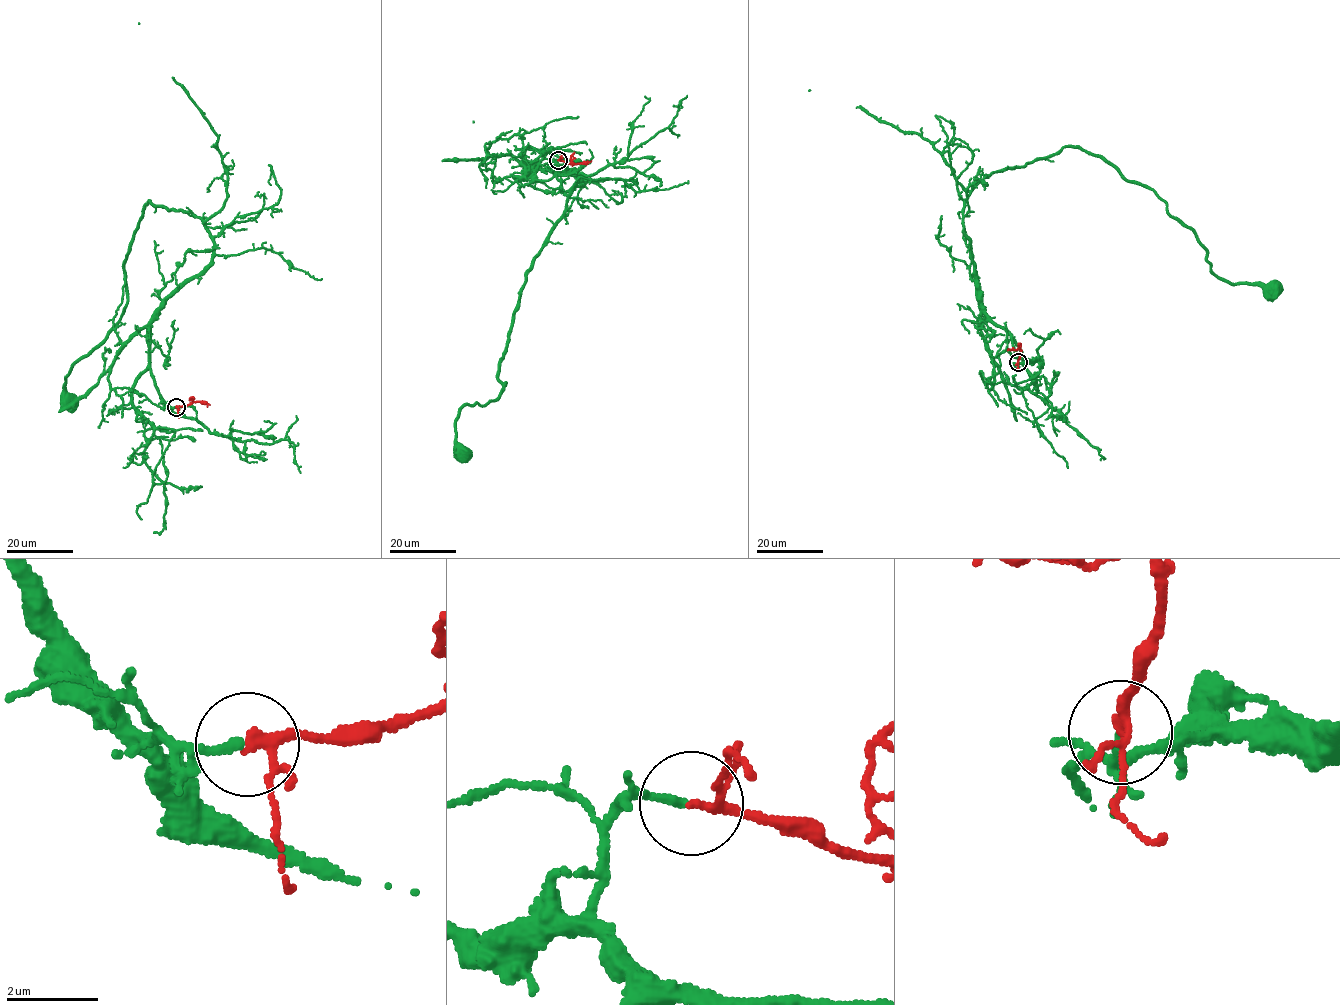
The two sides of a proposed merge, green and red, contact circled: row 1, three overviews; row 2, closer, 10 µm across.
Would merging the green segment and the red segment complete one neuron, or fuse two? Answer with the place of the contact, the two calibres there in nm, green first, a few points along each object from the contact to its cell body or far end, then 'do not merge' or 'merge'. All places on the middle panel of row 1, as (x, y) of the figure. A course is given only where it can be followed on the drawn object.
(558, 160) | 190/130 nm | green via (557, 160), (523, 163), (575, 170), (576, 184), (526, 273), (504, 391), (461, 408), (460, 450) | red via (558, 160), (577, 163), (591, 161) | merge

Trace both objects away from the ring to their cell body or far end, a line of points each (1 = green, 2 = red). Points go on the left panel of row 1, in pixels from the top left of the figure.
1: (175, 406), (155, 384), (150, 324), (210, 262), (213, 236), (150, 201), (124, 313), (66, 377), (67, 401)
2: (176, 406), (196, 401), (209, 405)

